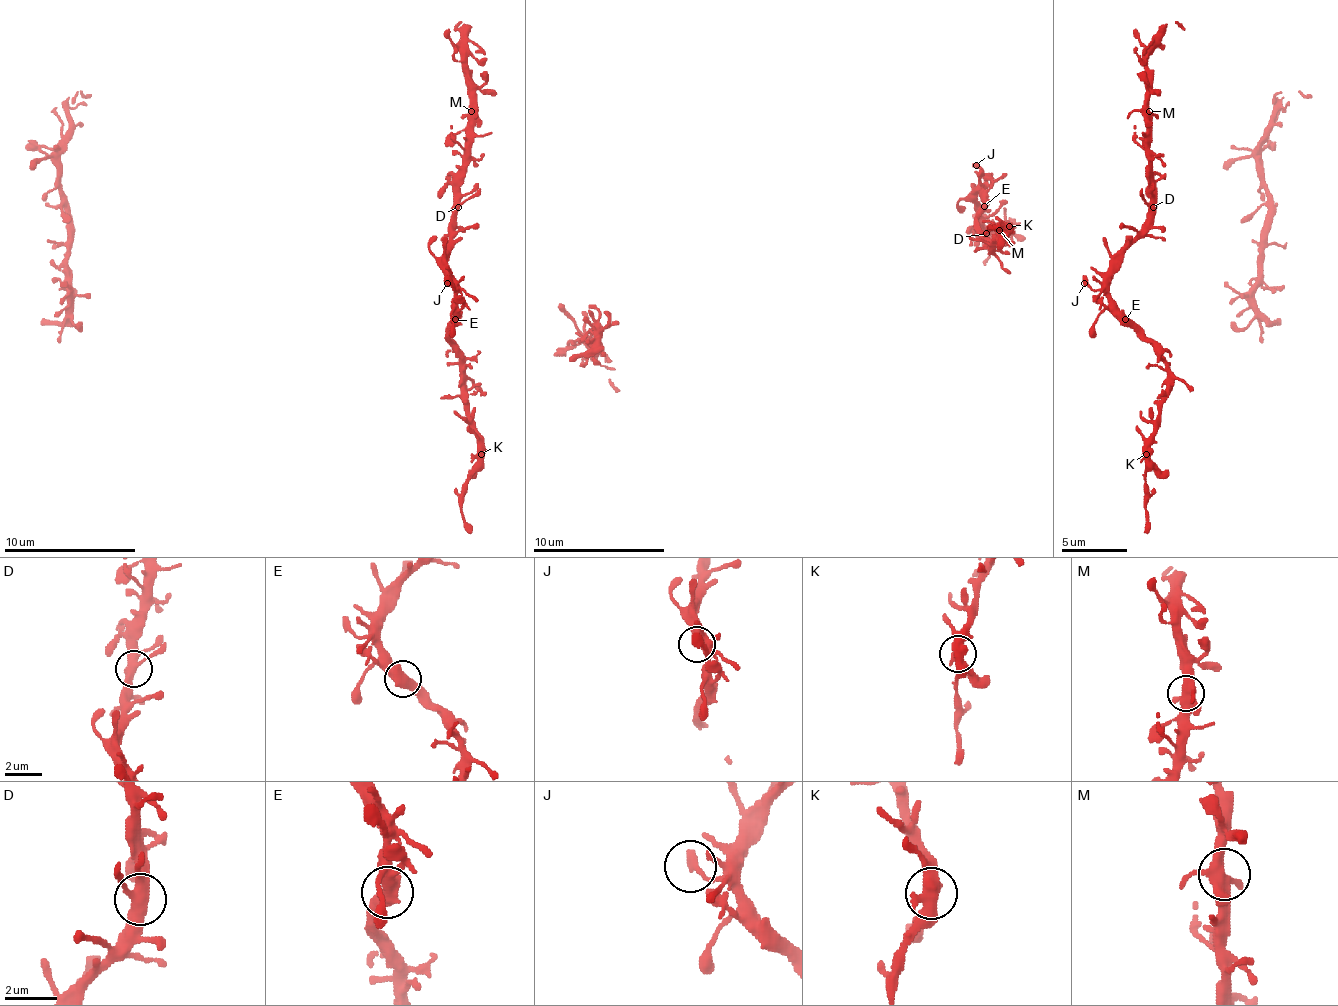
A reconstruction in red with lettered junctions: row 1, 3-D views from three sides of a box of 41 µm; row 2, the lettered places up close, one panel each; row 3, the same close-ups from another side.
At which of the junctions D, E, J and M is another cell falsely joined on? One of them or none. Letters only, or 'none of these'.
none of these

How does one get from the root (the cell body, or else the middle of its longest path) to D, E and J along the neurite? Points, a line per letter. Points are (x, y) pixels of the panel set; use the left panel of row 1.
D: (454, 236), (454, 210), (458, 207)
E: (454, 236), (448, 250), (448, 273), (454, 279), (454, 319)
J: (454, 236), (448, 250), (448, 279), (454, 289), (448, 282)

